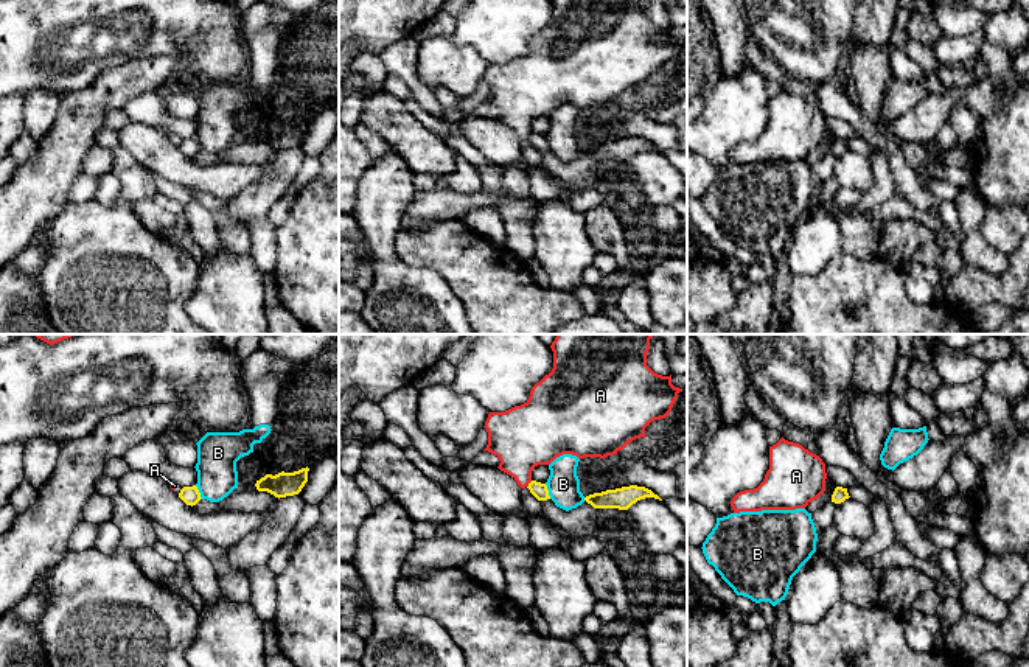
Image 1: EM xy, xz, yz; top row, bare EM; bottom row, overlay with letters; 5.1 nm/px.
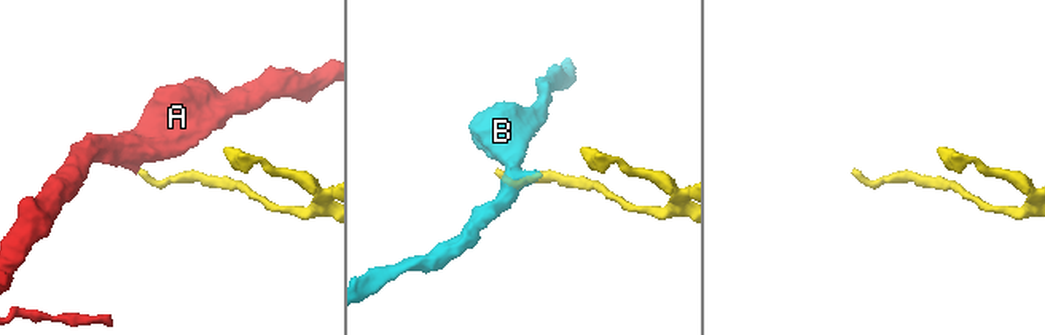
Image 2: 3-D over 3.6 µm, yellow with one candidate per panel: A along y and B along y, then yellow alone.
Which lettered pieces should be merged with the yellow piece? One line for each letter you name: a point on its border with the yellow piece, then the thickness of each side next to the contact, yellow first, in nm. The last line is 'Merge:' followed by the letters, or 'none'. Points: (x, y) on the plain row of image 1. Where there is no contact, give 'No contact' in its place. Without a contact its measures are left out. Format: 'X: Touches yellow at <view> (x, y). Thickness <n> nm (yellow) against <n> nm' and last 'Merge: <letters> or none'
Merge: none

